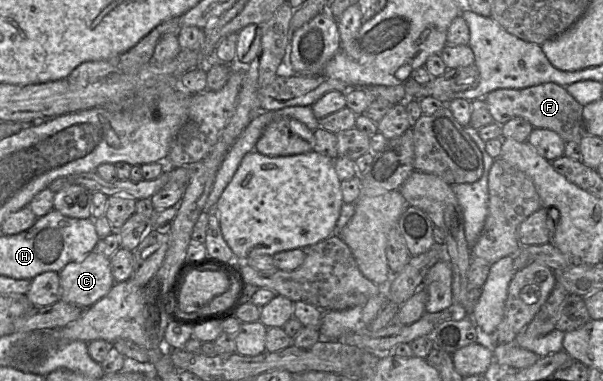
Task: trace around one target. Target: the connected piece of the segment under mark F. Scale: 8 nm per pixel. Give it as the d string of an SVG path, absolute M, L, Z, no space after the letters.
M548 82L522 89L497 89L488 93L484 100L494 121L499 125L520 117L527 120L534 128L556 132L565 142L580 143L582 137L586 135L583 106L563 86L556 83Z

